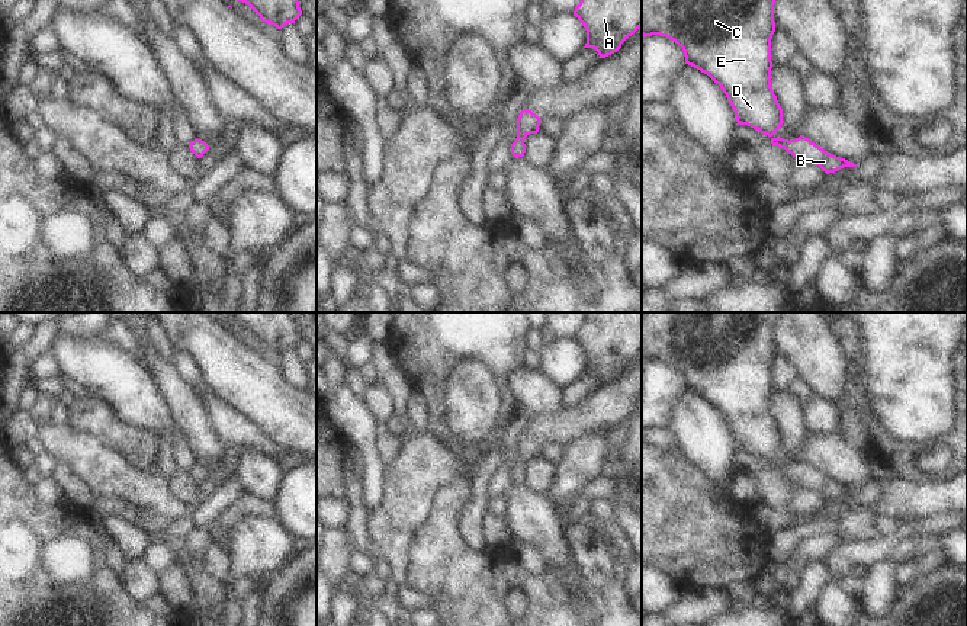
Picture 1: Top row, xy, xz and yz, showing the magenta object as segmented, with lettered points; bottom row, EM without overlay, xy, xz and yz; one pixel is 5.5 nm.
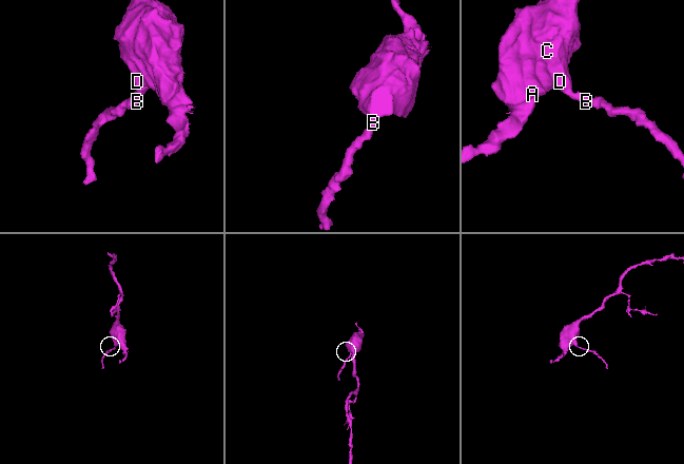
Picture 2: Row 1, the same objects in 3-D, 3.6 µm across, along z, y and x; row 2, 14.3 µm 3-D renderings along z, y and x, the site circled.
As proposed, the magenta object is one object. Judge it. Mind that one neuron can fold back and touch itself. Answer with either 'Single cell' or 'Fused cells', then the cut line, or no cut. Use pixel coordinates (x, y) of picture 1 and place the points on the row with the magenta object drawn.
Single cell. No split.

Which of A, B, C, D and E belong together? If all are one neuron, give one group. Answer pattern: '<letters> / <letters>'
A B C D E

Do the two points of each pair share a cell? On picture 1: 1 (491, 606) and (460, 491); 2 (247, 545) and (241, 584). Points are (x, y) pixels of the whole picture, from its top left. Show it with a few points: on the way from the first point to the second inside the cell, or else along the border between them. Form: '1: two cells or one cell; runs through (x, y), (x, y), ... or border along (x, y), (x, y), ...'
1: one cell; runs through (462, 577), (446, 561), (446, 520)
2: two cells; border along (249, 575), (231, 581)

